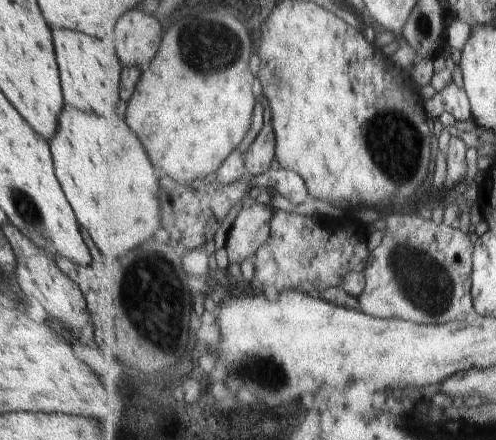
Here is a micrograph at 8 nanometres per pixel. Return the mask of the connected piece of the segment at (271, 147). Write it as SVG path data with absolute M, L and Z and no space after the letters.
M266 104L263 112L263 126L249 146L246 154L249 172L261 176L270 172L278 156L278 131L275 127L273 107Z

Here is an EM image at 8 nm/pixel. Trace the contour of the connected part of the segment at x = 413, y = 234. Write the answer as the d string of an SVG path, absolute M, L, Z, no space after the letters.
M419 212L409 215L403 215L400 213L391 214L386 218L387 230L381 244L373 250L373 255L370 258L369 267L365 270L368 277L368 286L366 292L361 296L363 310L368 314L393 319L403 318L406 320L414 321L415 323L427 324L427 325L443 325L450 324L450 322L456 322L456 320L474 320L477 315L477 308L475 305L475 296L473 293L474 282L474 269L475 269L475 252L477 249L477 242L474 243L472 236L469 232L464 232L454 226L448 226L442 221L440 224L436 224L436 220L424 218Z

